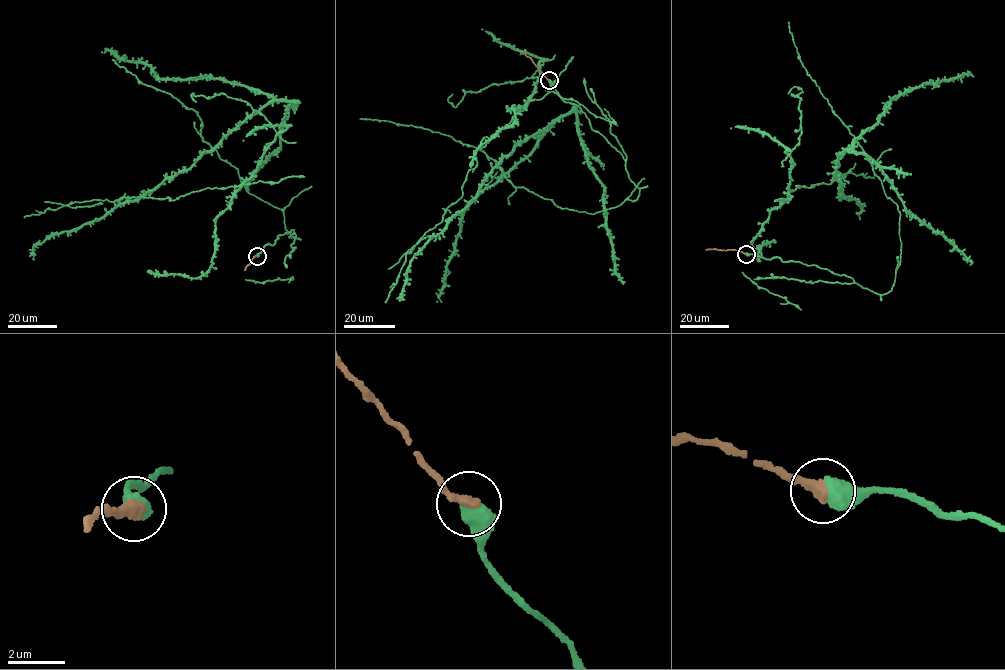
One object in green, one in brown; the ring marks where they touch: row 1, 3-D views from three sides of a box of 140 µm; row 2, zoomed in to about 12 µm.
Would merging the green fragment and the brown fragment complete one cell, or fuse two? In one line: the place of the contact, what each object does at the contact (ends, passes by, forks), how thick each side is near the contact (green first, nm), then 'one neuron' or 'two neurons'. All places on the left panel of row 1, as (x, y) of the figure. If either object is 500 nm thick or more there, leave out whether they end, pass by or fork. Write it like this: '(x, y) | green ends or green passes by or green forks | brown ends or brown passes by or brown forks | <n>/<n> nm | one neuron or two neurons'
(257, 256) | 650/360 nm | one neuron

